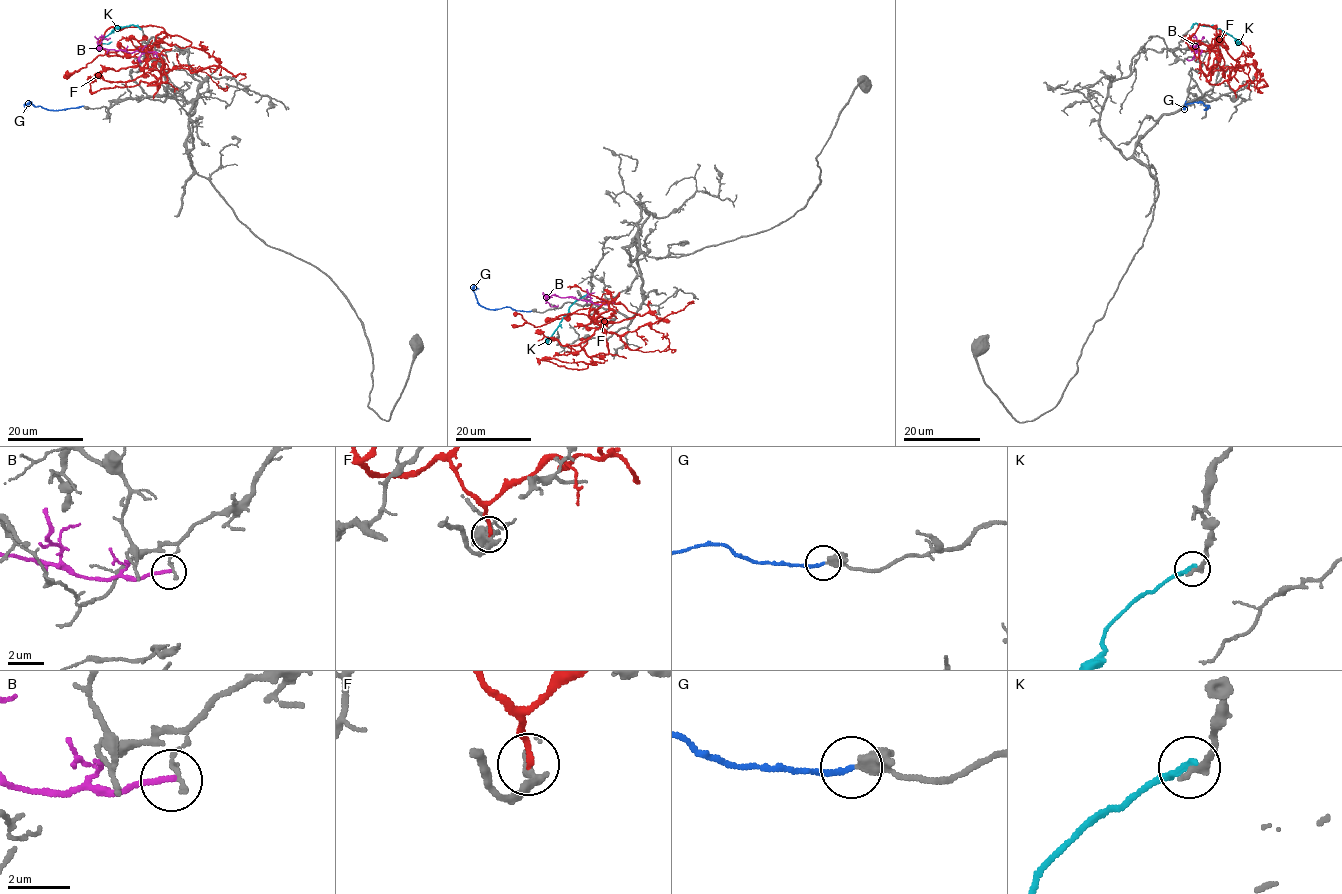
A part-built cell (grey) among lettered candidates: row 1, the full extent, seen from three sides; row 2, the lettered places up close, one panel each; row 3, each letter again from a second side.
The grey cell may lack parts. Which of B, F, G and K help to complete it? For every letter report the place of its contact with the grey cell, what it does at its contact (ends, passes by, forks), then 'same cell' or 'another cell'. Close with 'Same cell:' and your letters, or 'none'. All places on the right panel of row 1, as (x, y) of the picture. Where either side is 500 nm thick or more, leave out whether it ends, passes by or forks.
B: meets grey at (1200, 54); it ends there; another cell
F: meets grey at (1235, 97); it ends there; another cell
G: meets grey at (1208, 105); it ends there; same cell
K: meets grey at (1192, 27); it ends there; another cell
Same cell: G

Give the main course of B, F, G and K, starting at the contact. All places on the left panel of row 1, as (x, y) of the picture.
B: (165, 55), (103, 48), (98, 45), (103, 38), (110, 38)
F: (153, 98), (161, 58), (106, 51), (101, 38), (146, 26), (170, 38)
G: (83, 105), (47, 110), (26, 103), (26, 110)
K: (140, 28), (130, 25), (116, 27), (102, 41), (111, 42)

